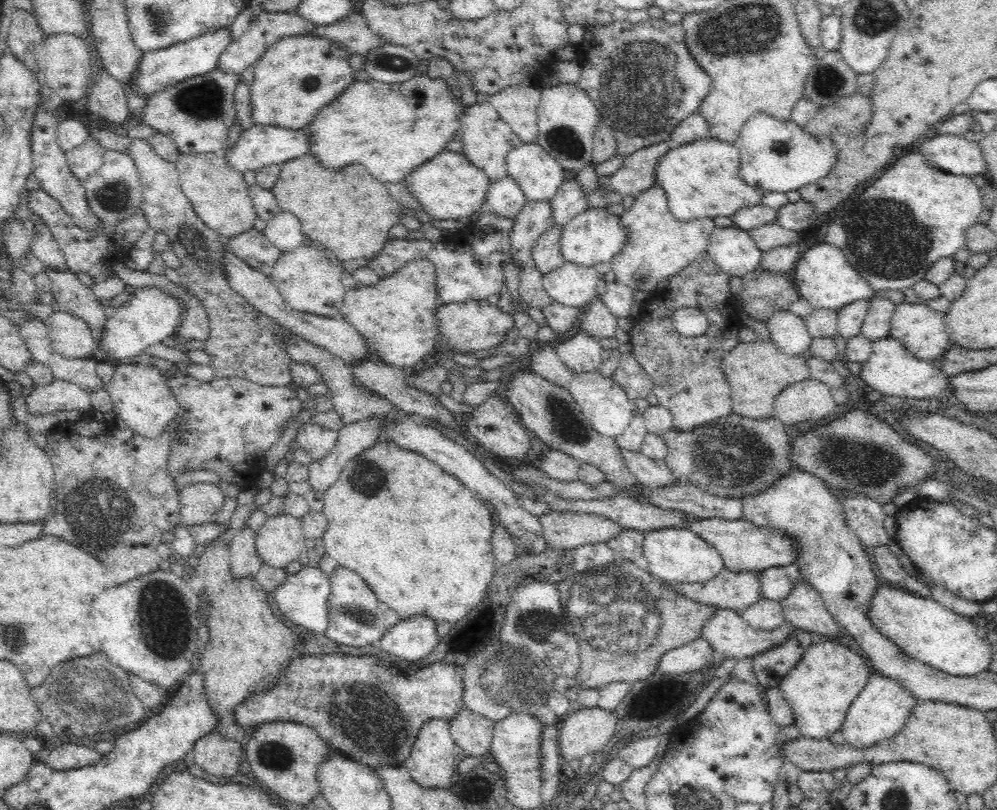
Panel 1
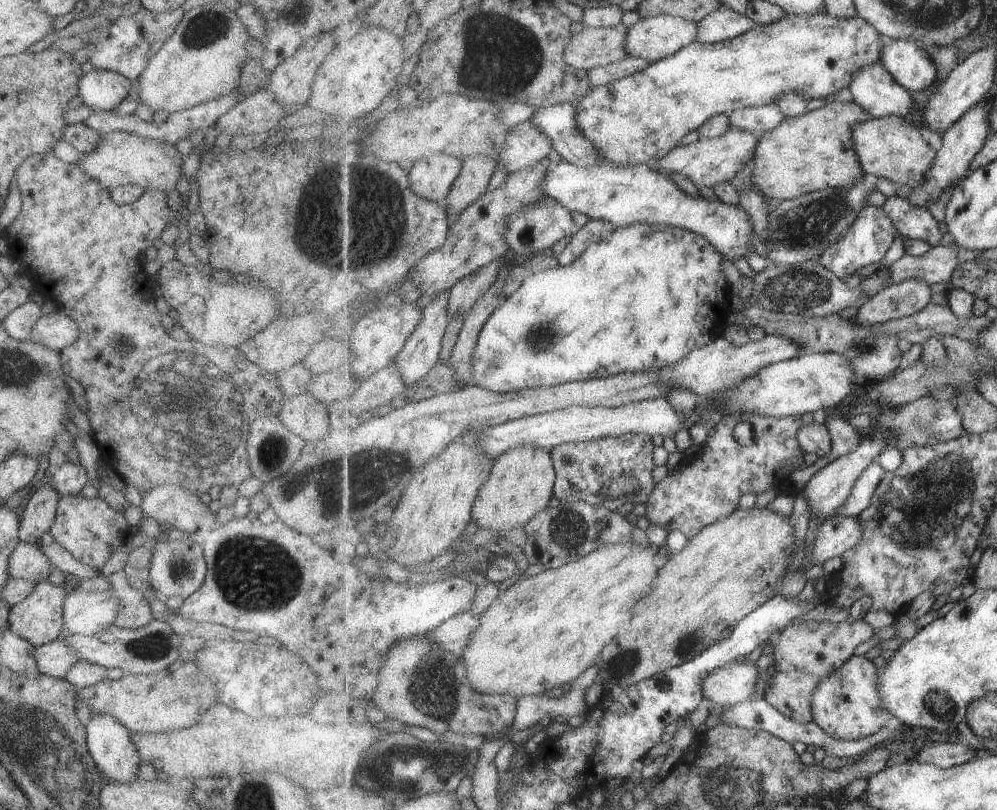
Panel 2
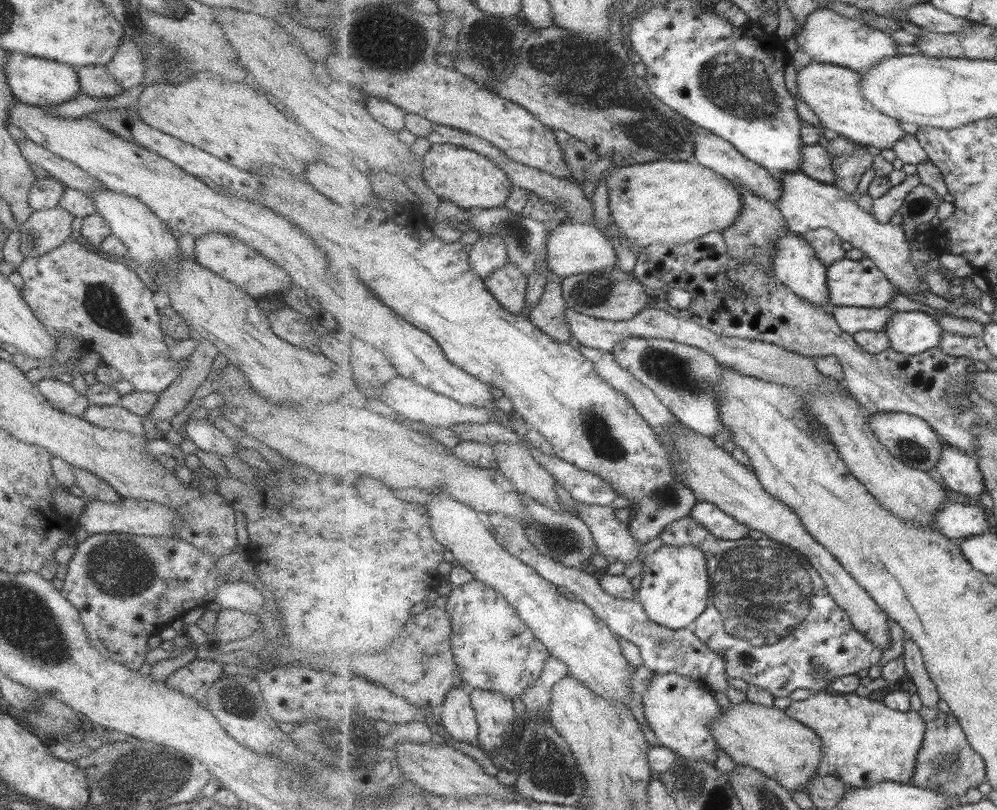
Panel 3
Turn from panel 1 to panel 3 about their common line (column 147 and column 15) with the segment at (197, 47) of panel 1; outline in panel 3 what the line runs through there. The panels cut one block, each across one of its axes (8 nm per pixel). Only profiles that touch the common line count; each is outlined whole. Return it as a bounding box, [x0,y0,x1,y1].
[3,53,79,106]

